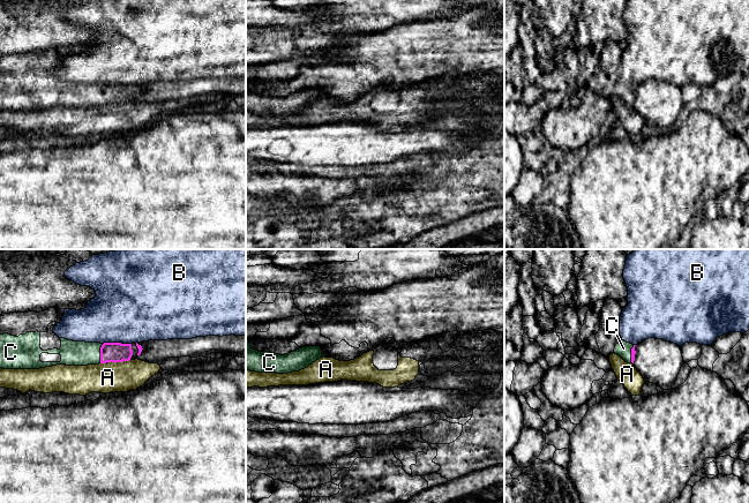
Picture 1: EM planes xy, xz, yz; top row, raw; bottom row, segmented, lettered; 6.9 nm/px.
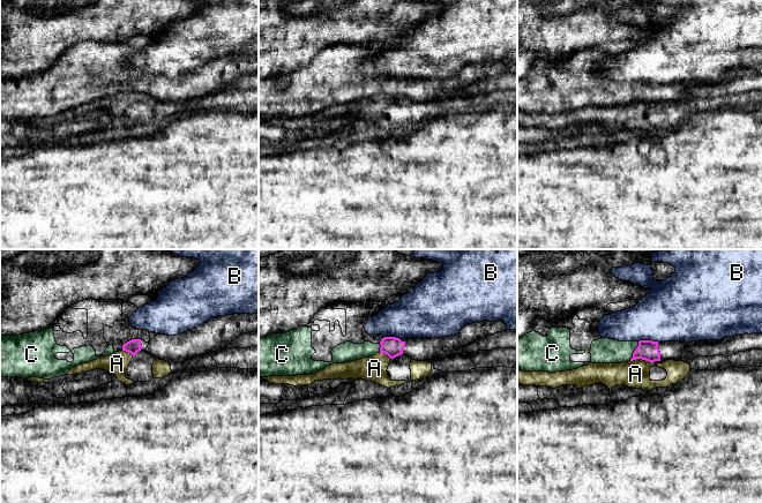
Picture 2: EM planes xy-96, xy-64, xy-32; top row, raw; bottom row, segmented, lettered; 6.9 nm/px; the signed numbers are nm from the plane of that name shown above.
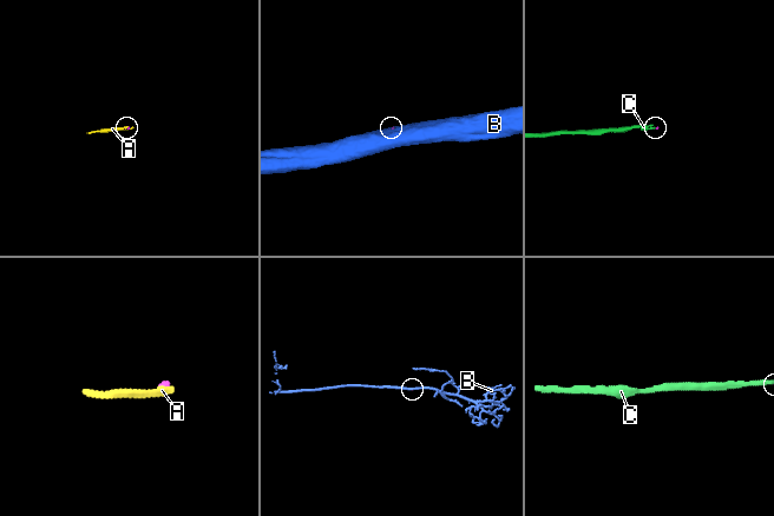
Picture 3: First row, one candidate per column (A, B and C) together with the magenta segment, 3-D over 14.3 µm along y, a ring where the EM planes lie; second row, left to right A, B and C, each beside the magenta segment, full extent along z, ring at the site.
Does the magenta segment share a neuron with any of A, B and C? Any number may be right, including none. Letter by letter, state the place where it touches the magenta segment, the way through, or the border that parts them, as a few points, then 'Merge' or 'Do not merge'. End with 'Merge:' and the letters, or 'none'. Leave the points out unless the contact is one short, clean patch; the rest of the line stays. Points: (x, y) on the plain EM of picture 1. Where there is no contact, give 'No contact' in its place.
A: Touches magenta at xy (114, 103). Boundary: xy (129, 100), (100, 105). Do not merge
B: Touches magenta at xy (117, 84). Boundary: xy (130, 84), (103, 85). Do not merge
C: Touches magenta at xy (100, 95). Path across: xy (110, 94), (100, 95), (73, 95). Merge
Merge: C

